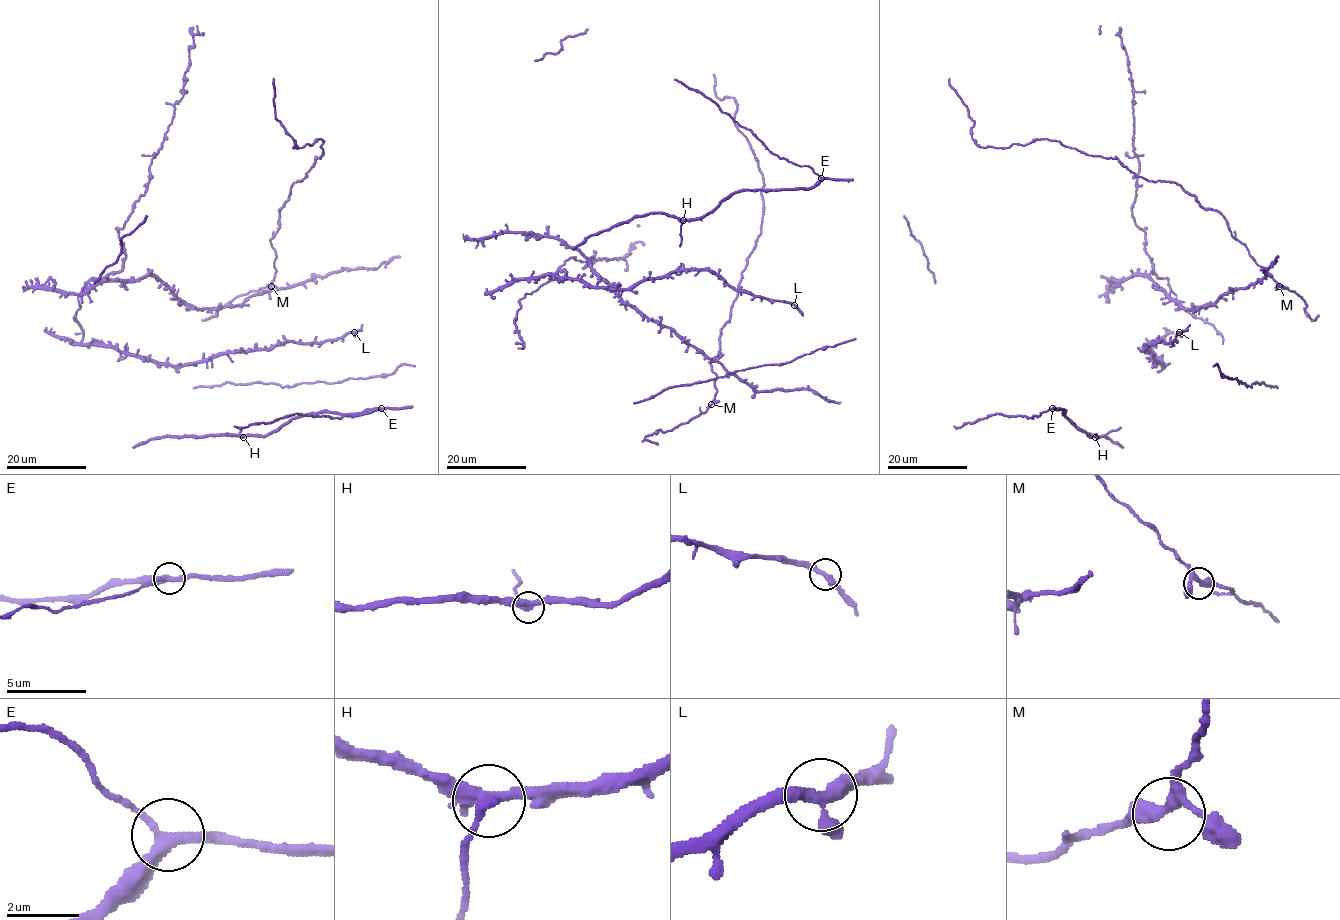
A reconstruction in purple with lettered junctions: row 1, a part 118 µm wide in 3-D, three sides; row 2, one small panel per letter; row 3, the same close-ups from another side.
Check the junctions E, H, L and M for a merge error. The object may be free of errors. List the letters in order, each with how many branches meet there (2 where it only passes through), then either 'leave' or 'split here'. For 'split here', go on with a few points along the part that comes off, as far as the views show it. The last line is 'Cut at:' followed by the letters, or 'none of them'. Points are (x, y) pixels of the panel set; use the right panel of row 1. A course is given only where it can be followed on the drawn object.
E: 3 branches meet; leave
H: 3 branches meet; split here; foreign part runs (1095, 436), (1120, 427)
L: 3 branches meet; leave
M: 3 branches meet; leave
Cut at: H

